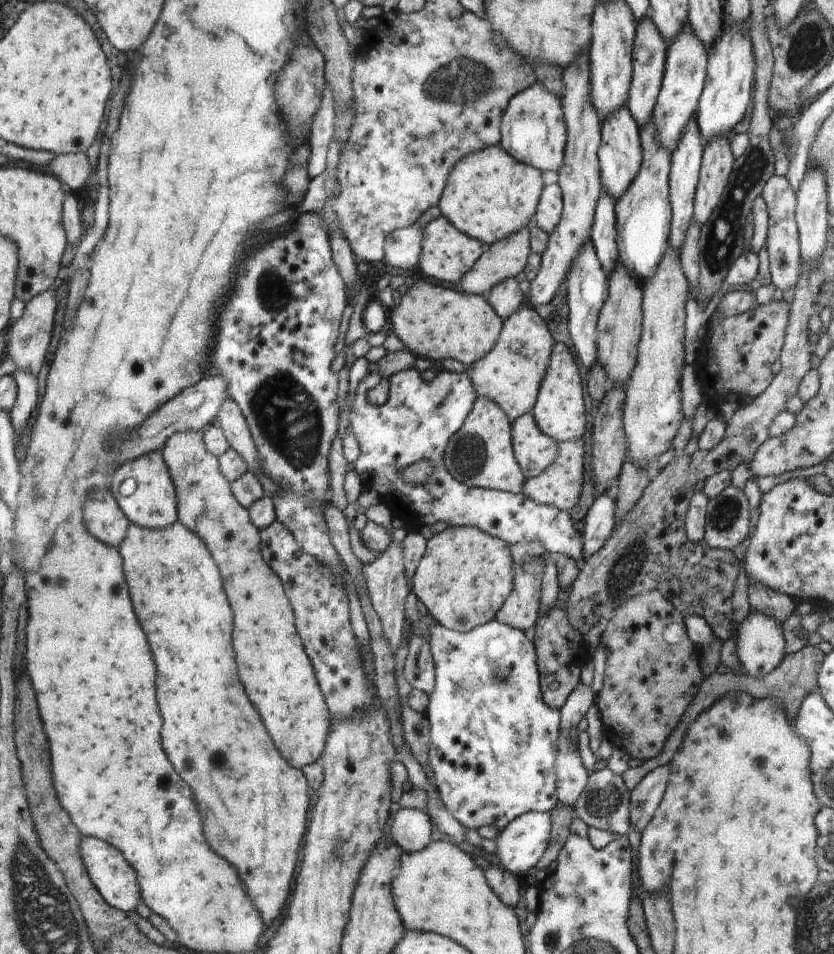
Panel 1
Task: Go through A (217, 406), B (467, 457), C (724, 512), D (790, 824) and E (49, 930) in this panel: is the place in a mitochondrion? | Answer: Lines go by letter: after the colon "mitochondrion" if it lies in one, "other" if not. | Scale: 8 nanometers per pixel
A: other
B: mitochondrion
C: mitochondrion
D: other
E: mitochondrion

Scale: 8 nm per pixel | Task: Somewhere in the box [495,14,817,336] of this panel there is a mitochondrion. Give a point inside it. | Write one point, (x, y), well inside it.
(720, 242)

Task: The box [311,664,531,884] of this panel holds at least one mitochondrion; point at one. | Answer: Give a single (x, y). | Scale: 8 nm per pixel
(337, 848)

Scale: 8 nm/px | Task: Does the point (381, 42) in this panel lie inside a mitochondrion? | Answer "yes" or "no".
no

